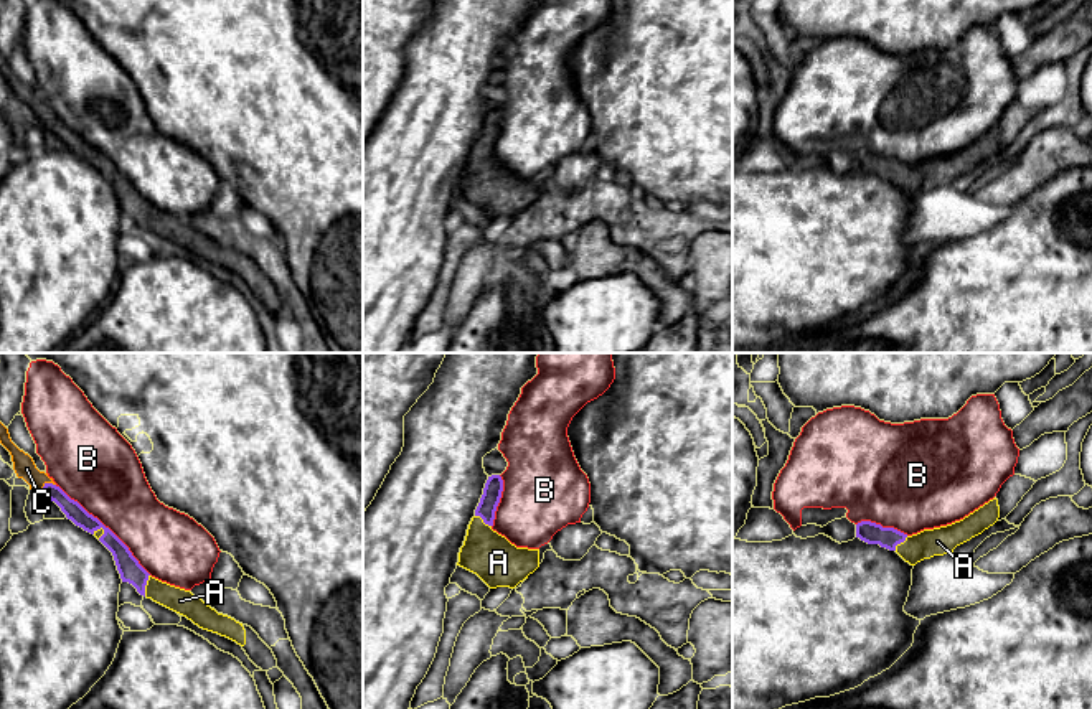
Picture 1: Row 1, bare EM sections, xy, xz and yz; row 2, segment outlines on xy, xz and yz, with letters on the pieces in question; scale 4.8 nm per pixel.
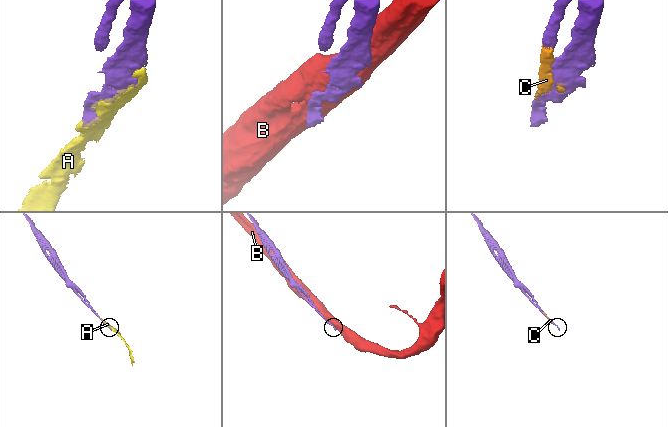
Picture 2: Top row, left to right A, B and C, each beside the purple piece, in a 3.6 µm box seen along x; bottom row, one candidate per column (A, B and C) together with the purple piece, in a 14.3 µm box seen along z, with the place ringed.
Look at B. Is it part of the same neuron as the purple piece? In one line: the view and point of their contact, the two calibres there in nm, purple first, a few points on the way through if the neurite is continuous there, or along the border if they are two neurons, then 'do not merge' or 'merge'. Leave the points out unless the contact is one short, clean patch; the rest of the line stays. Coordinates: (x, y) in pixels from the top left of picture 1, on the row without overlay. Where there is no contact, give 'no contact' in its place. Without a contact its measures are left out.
meets purple in xy at (103, 155); 110 nm thick on the purple side, 380 nm on the other; do not merge

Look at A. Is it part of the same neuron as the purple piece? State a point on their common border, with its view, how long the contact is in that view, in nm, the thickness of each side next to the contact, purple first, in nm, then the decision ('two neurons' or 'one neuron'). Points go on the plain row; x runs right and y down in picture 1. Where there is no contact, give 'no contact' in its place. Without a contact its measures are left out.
xy (145, 215) | 110 nm | 110/120 nm | one neuron

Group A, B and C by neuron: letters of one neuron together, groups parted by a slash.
A C / B

